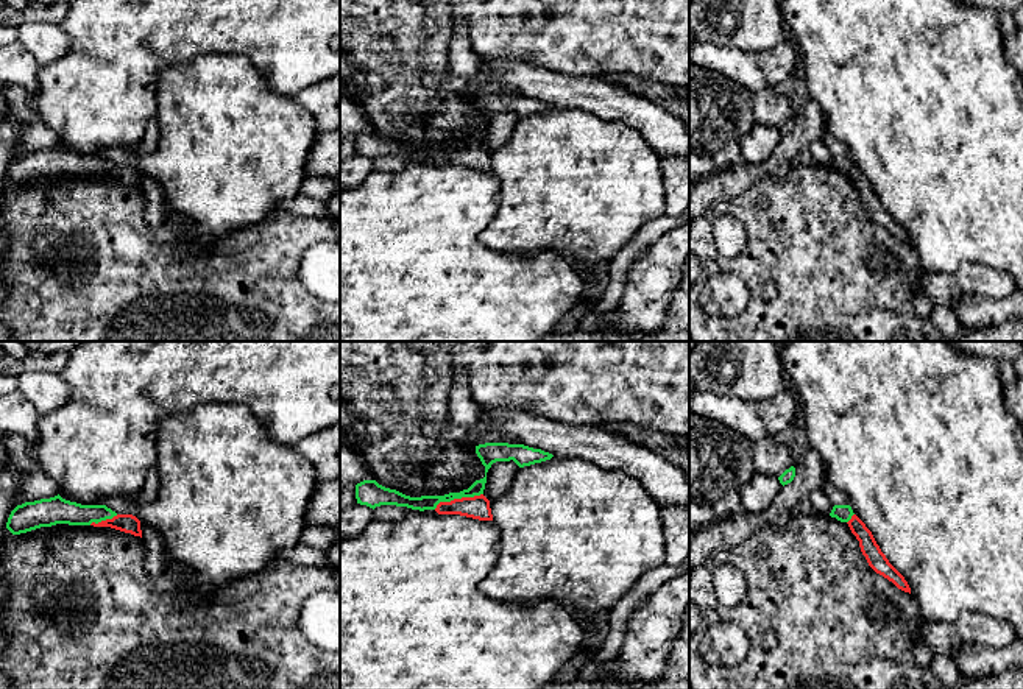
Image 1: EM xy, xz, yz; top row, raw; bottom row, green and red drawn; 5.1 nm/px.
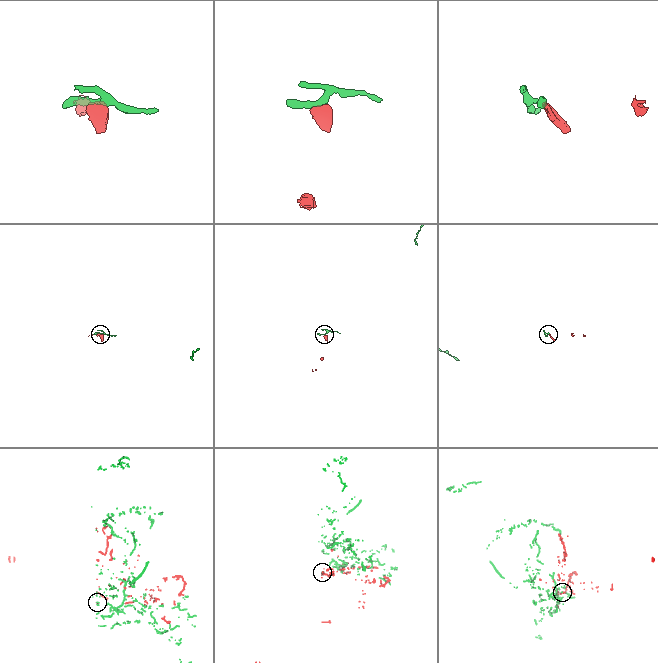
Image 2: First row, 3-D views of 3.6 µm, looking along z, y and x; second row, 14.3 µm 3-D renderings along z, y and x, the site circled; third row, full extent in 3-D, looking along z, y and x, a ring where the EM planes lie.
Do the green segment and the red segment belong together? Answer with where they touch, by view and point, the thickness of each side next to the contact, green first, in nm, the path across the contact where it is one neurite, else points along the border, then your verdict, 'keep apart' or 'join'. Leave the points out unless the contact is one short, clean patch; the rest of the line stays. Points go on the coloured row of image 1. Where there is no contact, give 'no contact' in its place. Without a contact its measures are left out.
xz (457, 498) | 80/120 nm | along xz (482, 493), (473, 498), (442, 501), (434, 508) | keep apart

